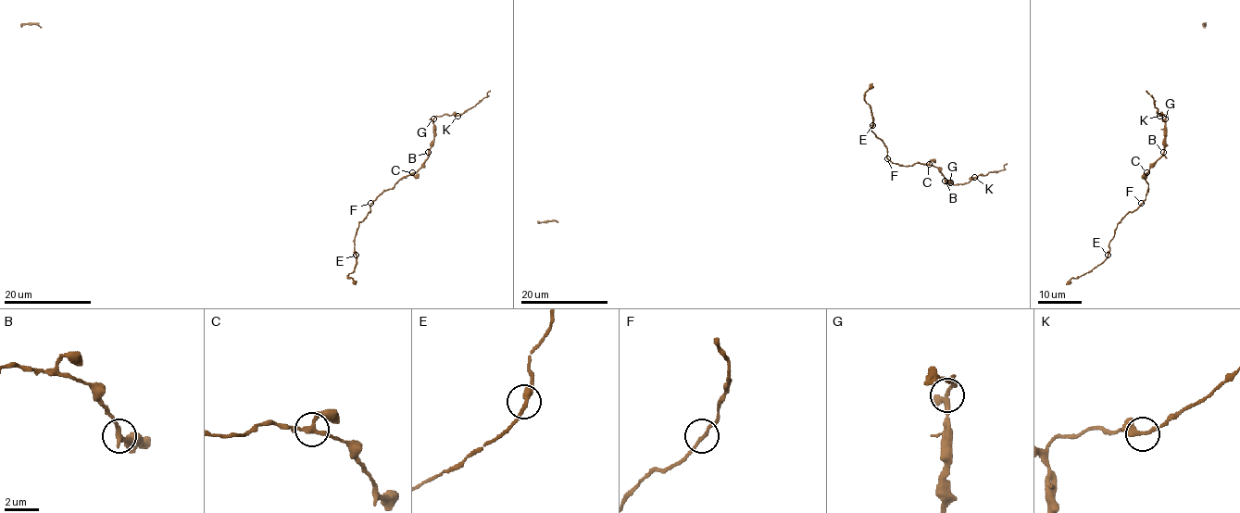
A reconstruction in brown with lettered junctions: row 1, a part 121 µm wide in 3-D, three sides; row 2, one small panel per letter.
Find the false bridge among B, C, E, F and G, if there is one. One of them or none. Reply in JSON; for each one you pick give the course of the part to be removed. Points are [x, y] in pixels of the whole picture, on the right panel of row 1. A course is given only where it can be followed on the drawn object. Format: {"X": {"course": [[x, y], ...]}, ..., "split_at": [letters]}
{"split_at": []}

